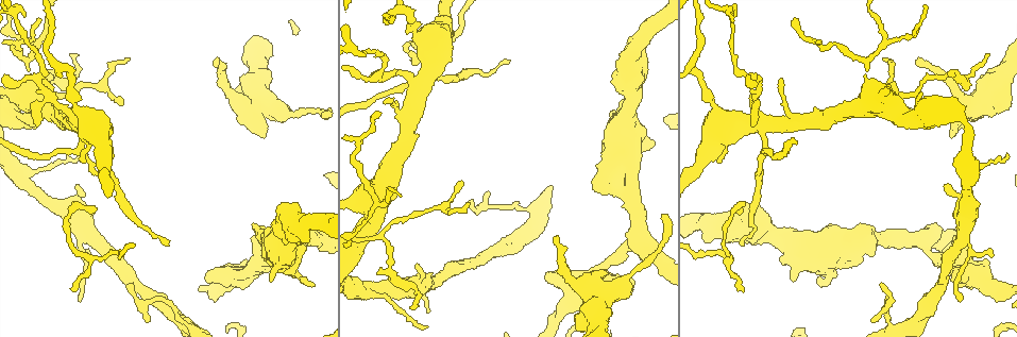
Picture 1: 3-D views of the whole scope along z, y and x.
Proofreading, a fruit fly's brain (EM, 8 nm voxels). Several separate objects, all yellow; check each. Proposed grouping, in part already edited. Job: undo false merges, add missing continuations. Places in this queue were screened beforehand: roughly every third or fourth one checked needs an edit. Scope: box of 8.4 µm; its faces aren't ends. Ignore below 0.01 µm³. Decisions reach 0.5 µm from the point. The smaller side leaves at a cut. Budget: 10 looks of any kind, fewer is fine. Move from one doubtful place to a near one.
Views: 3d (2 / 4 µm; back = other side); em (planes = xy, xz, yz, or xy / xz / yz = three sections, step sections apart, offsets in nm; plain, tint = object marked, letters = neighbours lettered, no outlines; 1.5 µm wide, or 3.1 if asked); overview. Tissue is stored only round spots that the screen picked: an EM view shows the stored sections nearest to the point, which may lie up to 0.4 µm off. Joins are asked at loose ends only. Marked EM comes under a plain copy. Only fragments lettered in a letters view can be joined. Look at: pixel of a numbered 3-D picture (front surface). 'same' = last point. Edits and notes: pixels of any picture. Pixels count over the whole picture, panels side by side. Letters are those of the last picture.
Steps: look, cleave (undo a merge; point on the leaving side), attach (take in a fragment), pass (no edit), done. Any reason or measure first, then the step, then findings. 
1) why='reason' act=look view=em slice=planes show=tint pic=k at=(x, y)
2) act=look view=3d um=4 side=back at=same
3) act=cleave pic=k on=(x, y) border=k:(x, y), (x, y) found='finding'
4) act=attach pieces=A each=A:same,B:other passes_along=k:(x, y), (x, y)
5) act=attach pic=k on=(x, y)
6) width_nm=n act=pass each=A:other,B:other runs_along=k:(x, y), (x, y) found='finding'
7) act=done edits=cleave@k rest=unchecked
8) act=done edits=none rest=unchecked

why='branch stops here' act=look view=em slice=yz step=8 show=tint pic=1 at=(271, 280)

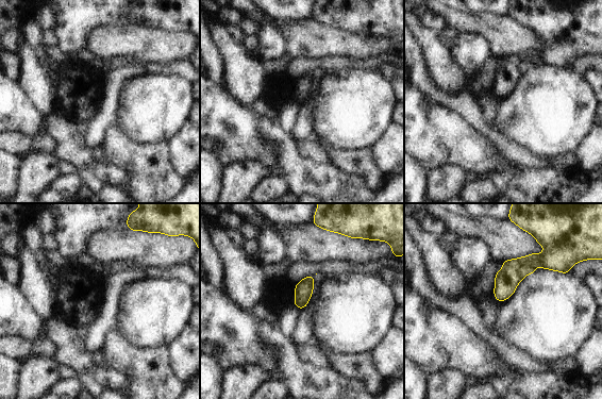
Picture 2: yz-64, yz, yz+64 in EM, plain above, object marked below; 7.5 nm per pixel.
why='see the neighbours' act=look view=em slice=yz step=8 show=letters at=same

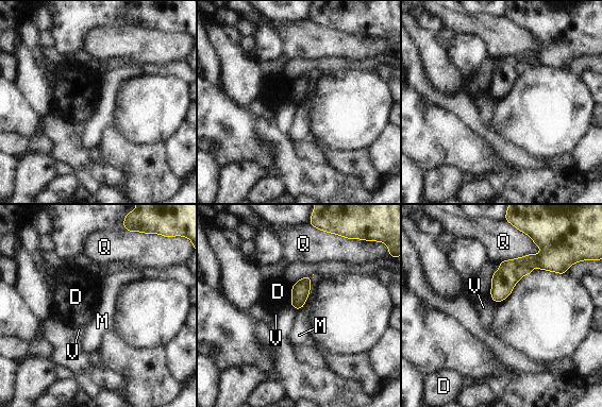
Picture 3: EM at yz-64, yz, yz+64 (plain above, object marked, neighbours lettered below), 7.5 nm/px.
width_nm=140 act=pass each=D:other,M:other,Q:other,V:other border=3:(314, 274), (308, 298), (298, 310) found='no lettered fragment goes on from it'

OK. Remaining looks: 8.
why='branch stops here' act=look view=3d um=2 pic=1 at=(919, 61)

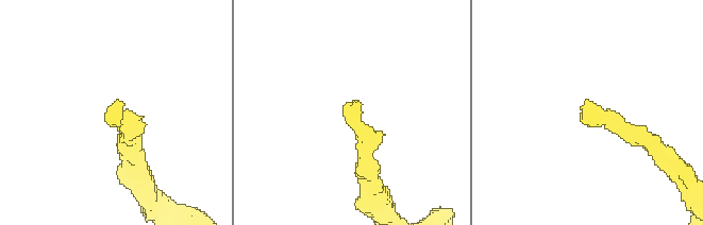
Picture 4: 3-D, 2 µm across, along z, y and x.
why='shape alone is not enough' act=look view=em slice=planes show=letters pic=4 at=(121, 108)

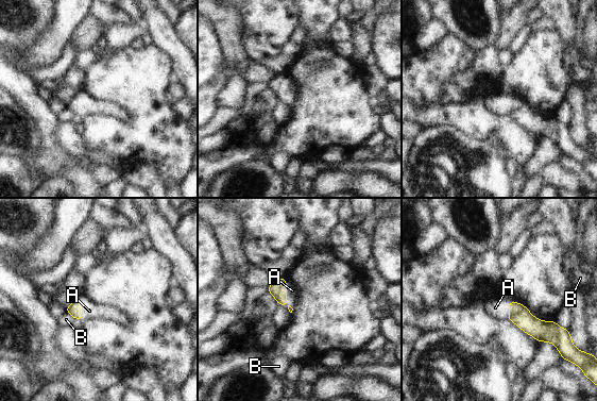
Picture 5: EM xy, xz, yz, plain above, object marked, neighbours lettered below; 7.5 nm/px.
longest_contact=A:150nm act=attach pieces=A each=A:same,B:other found='the neuron continues'

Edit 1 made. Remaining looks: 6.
why='arms part here' act=look view=3d um=4 pic=1 at=(881, 42)

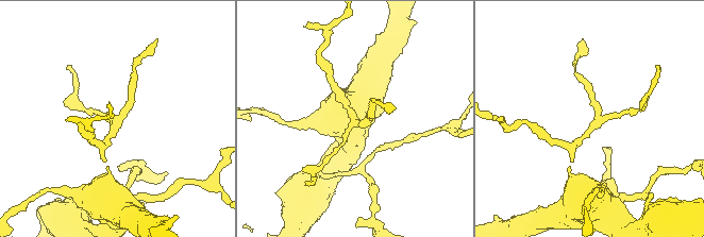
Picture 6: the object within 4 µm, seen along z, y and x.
arms=3 why='now the EM' act=look view=em slice=xz step=8 show=letters pic=6 at=(114, 121)

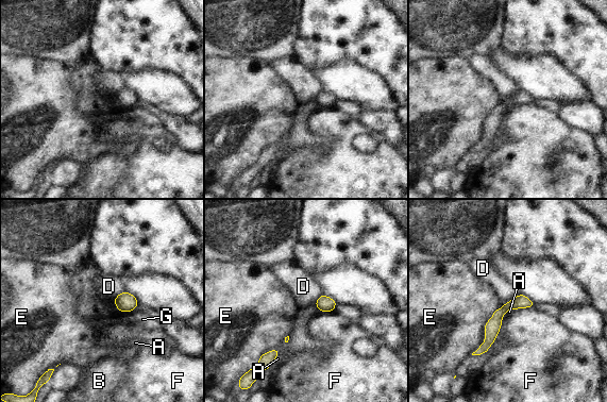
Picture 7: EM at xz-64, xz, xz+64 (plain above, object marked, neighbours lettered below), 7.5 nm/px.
act=pass each=A:other,B:other,D:other,E:other,F:other,G:other runs_along=7:(530, 304), (508, 305), (477, 352) found='all the same neuron'

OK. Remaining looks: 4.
why='calibre changes' act=look view=3d um=4 pic=1 at=(405, 110)

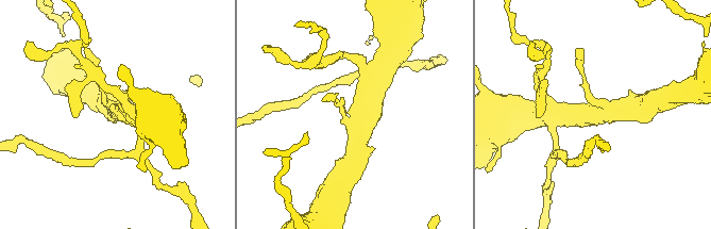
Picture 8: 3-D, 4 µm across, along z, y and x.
act=look view=em slice=yz step=4 show=tint pic=8 at=(356, 115)

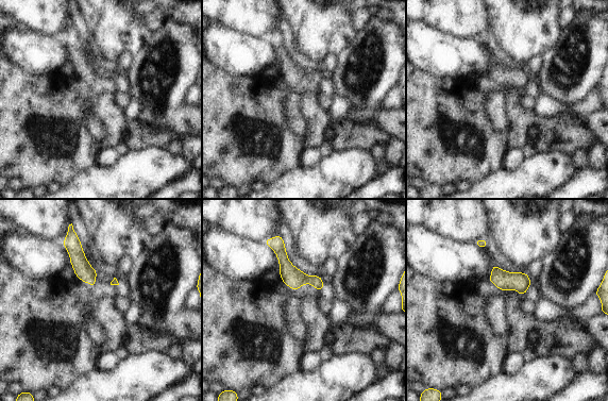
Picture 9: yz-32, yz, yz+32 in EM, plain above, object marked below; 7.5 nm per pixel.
act=look view=em slice=planes show=letters at=same

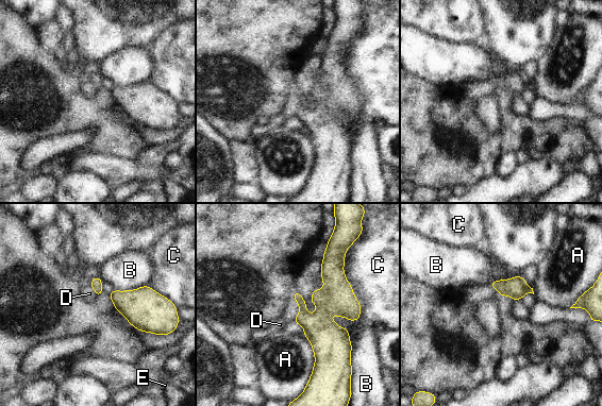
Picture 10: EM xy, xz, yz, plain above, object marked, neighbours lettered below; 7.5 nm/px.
act=pass each=A:other,B:other,C:other,D:other,E:other runs_along=10:(337, 243), (327, 368) found='continuous, no second neuron'

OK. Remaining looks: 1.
act=done edits=attach@5 rest=unchecked

